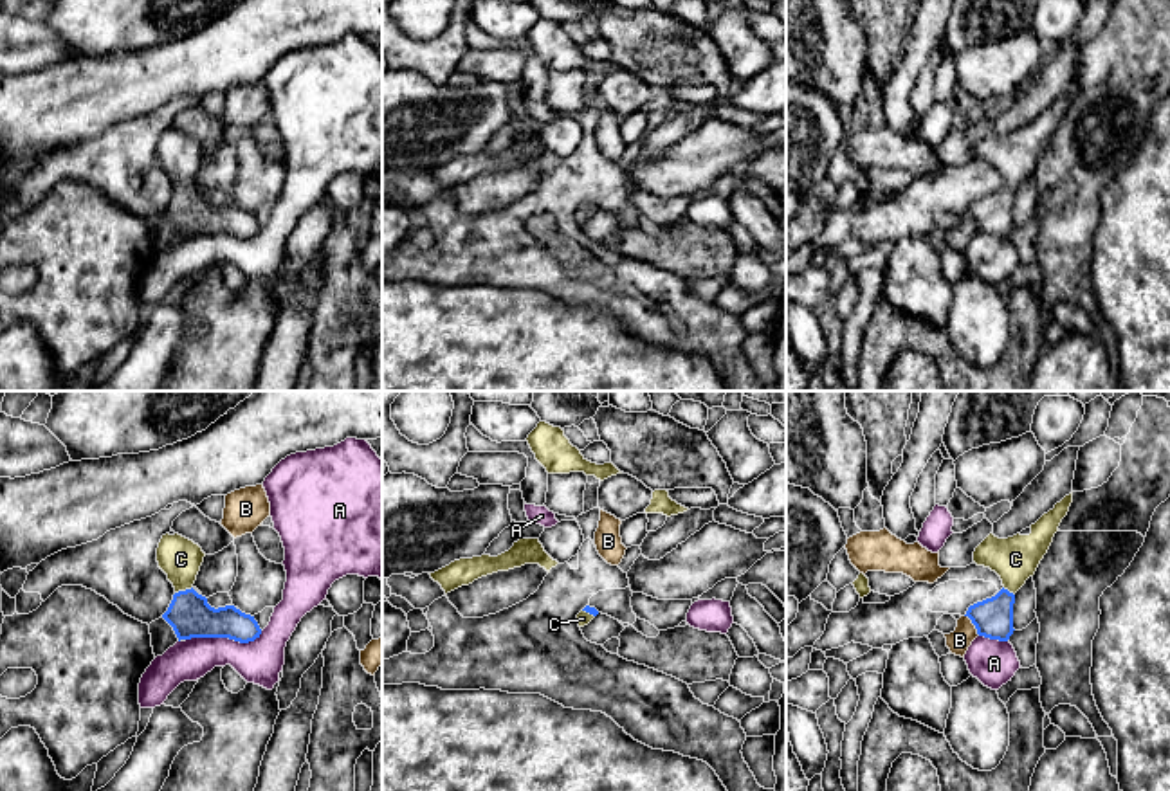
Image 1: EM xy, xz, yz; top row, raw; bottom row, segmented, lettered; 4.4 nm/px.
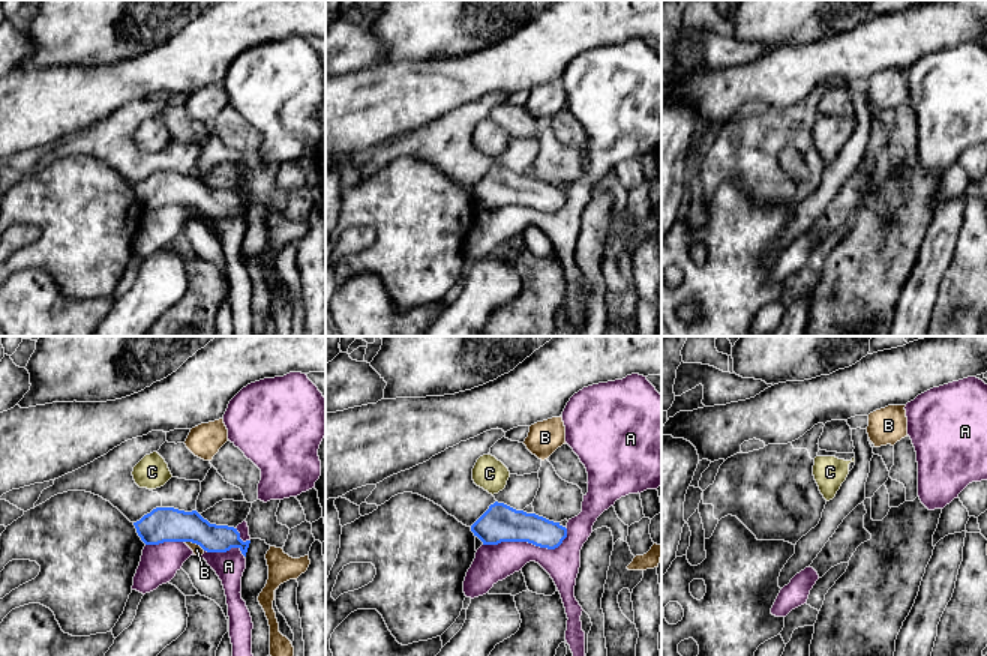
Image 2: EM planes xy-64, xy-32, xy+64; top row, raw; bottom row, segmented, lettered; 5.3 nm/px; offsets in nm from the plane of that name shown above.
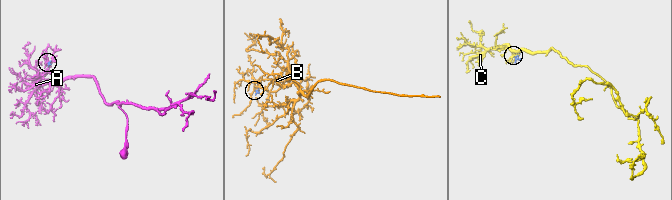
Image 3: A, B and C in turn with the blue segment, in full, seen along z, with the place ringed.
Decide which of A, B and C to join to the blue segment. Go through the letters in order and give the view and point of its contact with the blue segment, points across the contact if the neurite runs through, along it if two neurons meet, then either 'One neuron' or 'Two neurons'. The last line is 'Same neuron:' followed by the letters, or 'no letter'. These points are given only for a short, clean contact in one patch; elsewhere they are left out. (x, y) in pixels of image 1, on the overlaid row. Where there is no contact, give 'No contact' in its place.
A: Touches blue at xy (224, 636). Two neurons
B: Touches blue at yz (974, 624). Two neurons
C: Touches blue at xy (182, 591). Path across: xy (190, 615), (182, 591), (181, 559). One neuron
Same neuron: C

